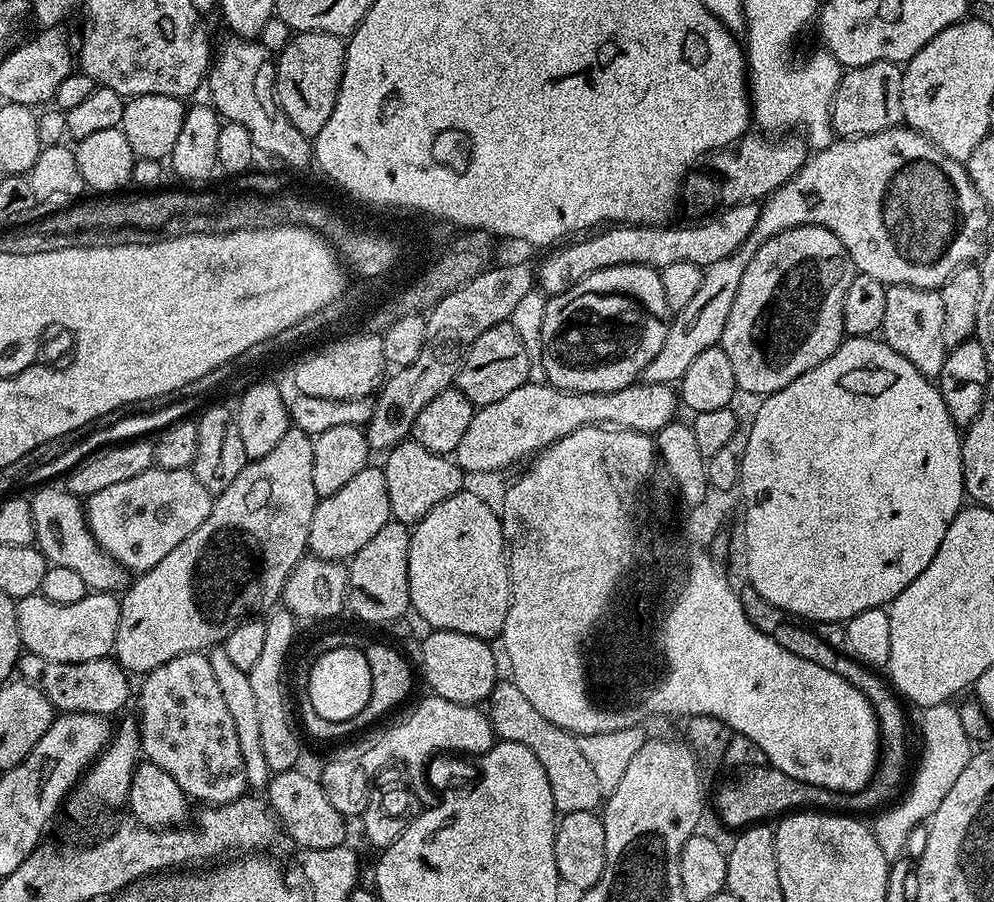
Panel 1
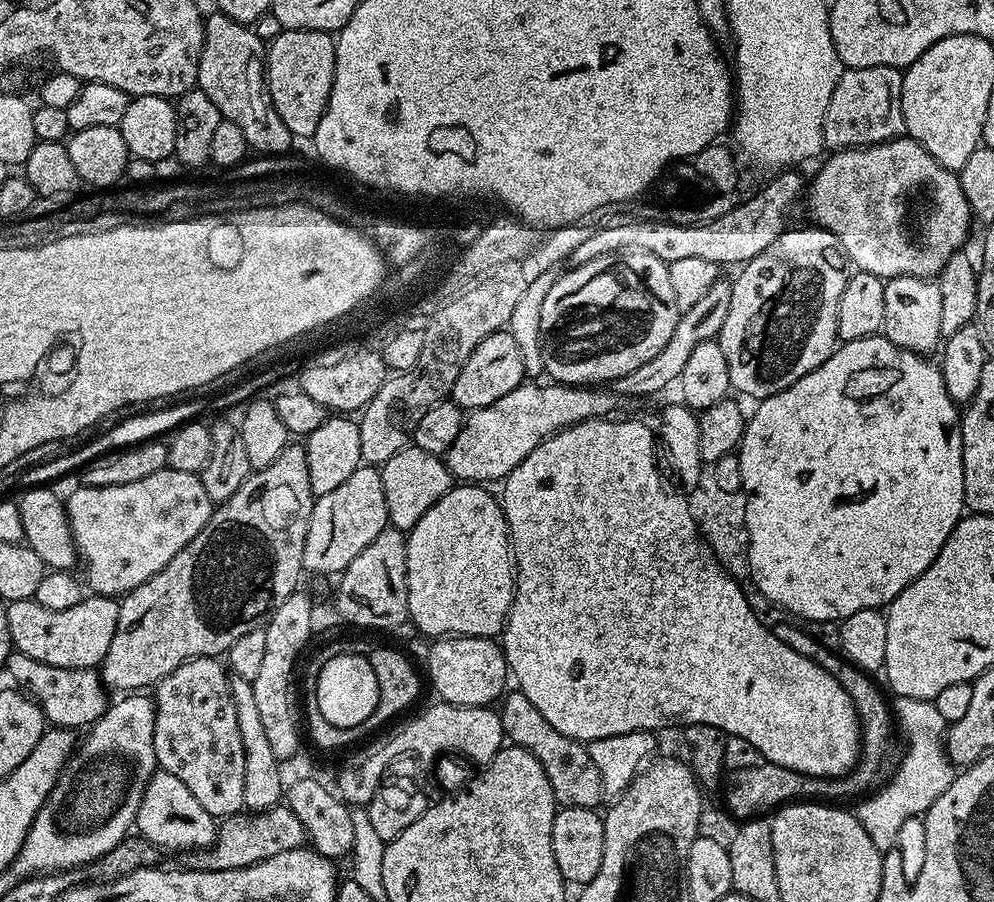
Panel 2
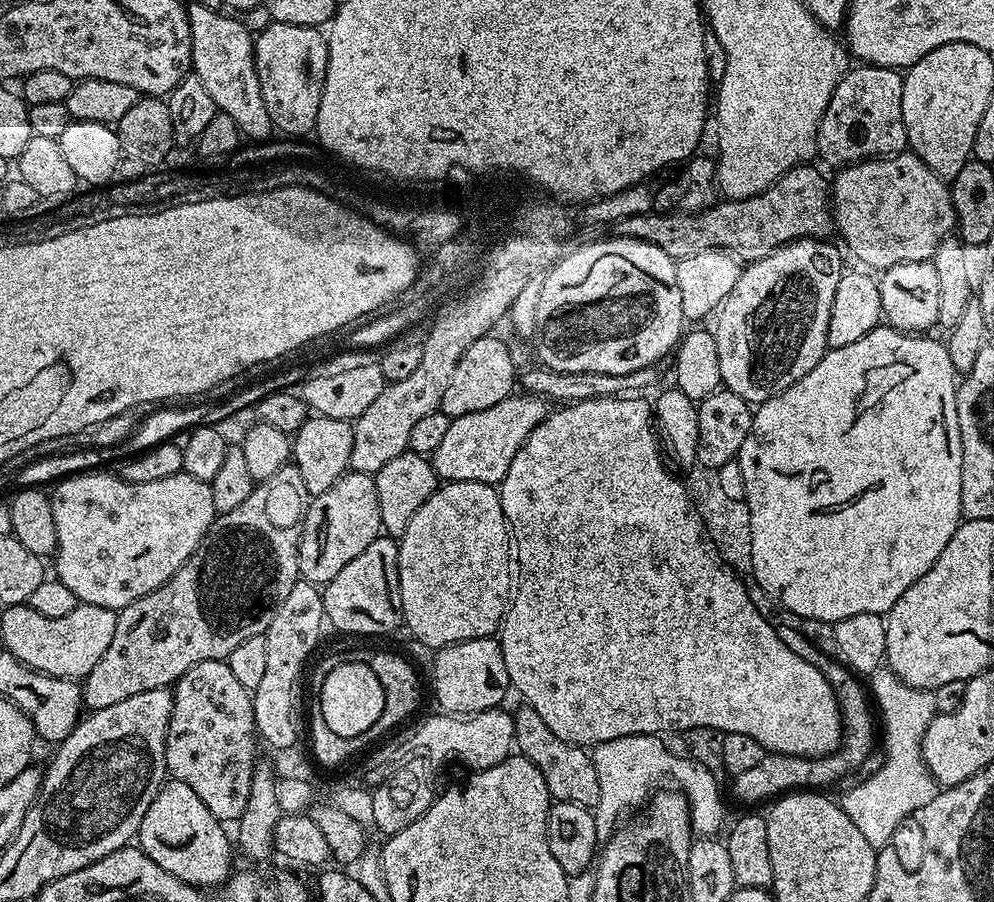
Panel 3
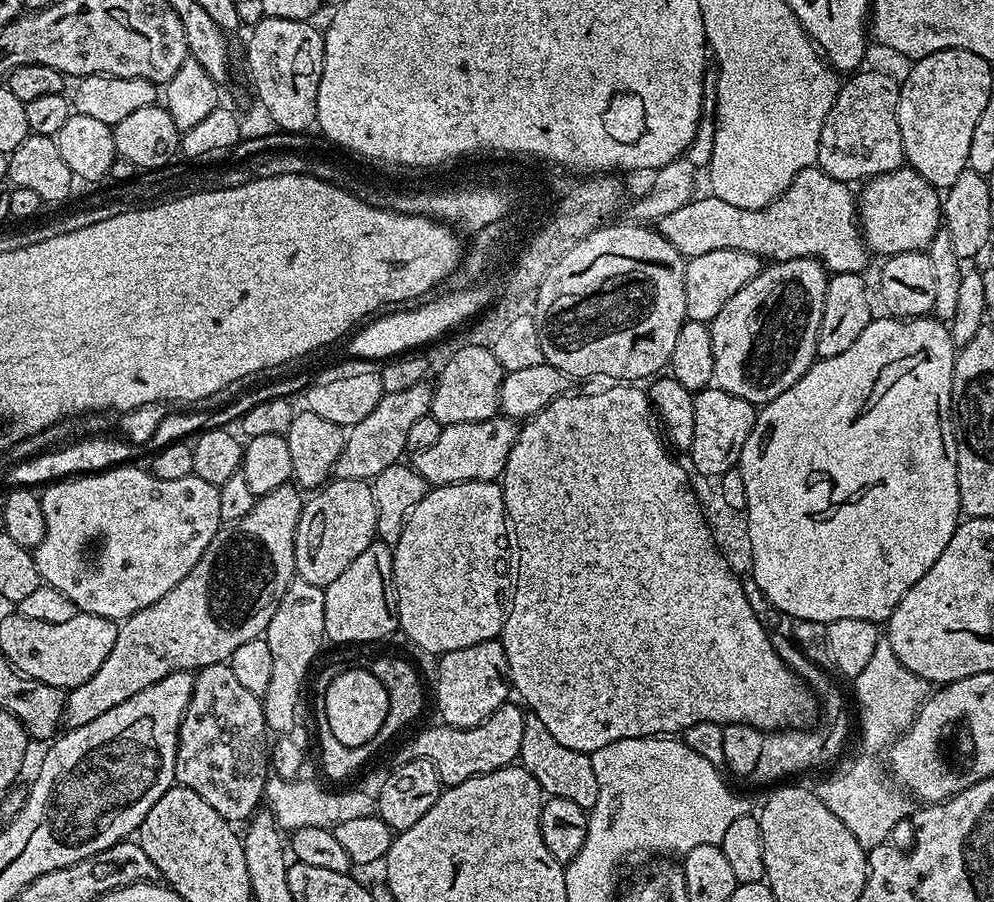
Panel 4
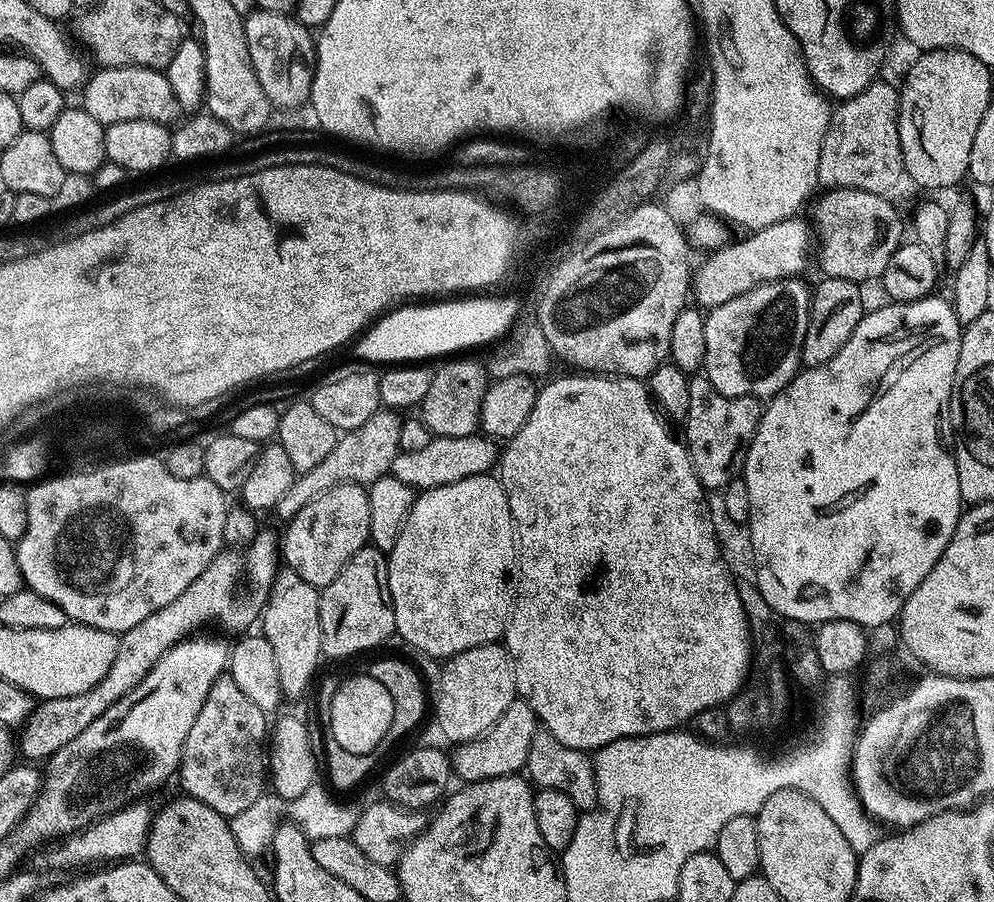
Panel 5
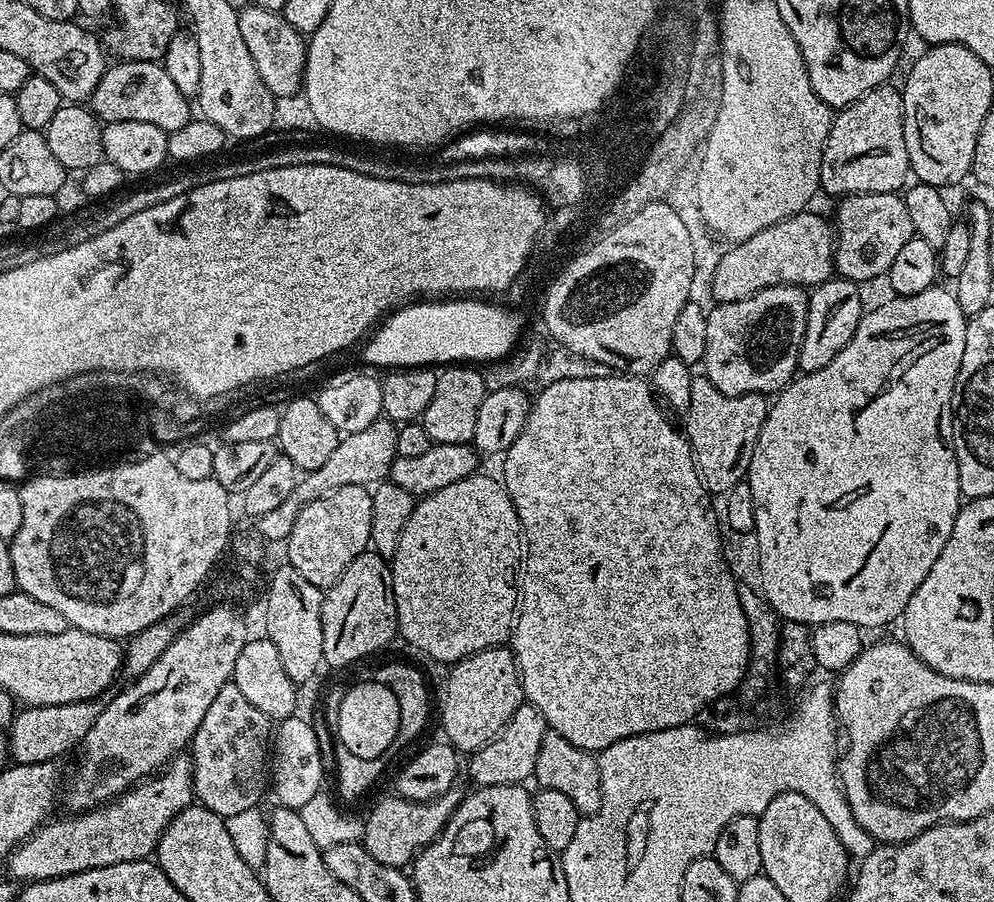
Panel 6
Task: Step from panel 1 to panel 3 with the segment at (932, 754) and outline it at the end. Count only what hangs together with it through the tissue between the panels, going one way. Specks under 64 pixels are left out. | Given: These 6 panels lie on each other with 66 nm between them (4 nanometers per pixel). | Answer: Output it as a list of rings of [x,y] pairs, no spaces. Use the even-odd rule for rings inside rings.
[[[881,666],[876,671],[875,680],[875,699],[879,703],[881,700],[884,704],[896,704],[896,752],[885,752],[884,765],[869,780],[864,780],[857,788],[850,789],[844,800],[842,799],[842,807],[850,822],[854,822],[858,830],[862,830],[866,842],[879,850],[893,843],[892,835],[899,830],[900,823],[907,816],[909,819],[937,794],[938,785],[929,774],[924,757],[920,755],[920,741],[932,717],[937,715],[938,707],[936,708],[935,691],[915,688],[902,682],[887,666]]]

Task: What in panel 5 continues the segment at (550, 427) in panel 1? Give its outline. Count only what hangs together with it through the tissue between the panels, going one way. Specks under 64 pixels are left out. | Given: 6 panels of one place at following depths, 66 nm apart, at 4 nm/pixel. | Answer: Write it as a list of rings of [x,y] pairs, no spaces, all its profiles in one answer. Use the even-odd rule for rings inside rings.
[[[484,434],[470,436],[433,436],[430,443],[422,450],[401,452],[392,463],[391,475],[402,482],[412,485],[413,489],[423,490],[446,486],[462,478],[483,476],[493,471],[498,460],[497,441]]]

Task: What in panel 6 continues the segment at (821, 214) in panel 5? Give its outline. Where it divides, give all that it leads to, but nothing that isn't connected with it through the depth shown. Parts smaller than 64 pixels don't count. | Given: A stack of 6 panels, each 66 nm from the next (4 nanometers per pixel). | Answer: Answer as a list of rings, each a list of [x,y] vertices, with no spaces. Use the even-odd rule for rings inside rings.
[[[857,192],[839,201],[834,219],[834,272],[845,280],[865,282],[887,277],[898,250],[913,239],[911,216],[903,195],[895,192]]]

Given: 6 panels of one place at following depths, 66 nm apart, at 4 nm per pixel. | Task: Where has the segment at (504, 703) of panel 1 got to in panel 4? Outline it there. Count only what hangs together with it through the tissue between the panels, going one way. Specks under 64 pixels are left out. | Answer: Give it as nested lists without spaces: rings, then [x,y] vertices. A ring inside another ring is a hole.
[[[531,714],[524,717],[522,730],[522,750],[518,757],[519,763],[538,782],[545,797],[570,798],[570,802],[578,802],[585,810],[591,810],[598,802],[598,778],[594,778],[594,766],[589,753],[579,752],[577,748],[562,746],[550,730],[542,722],[542,718]]]

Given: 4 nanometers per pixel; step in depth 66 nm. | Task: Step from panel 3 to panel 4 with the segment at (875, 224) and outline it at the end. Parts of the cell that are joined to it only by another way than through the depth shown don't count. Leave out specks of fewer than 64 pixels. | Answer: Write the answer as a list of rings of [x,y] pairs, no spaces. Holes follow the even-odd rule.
[[[901,166],[892,172],[881,176],[873,176],[871,180],[863,185],[864,188],[858,192],[858,219],[860,230],[864,237],[864,243],[868,245],[873,253],[876,252],[880,258],[897,256],[903,252],[923,252],[937,232],[942,228],[942,196],[941,193],[922,174],[914,169]]]

